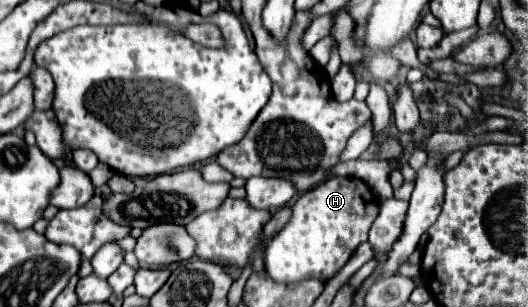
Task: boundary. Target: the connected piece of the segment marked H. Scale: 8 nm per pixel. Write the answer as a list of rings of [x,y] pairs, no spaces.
[[[330,177],[320,187],[314,187],[298,197],[292,205],[292,215],[282,231],[278,231],[264,247],[264,269],[278,283],[294,283],[298,279],[320,277],[328,281],[338,269],[346,265],[356,247],[368,239],[368,231],[378,215],[378,201],[370,187],[362,179],[350,177]]]

